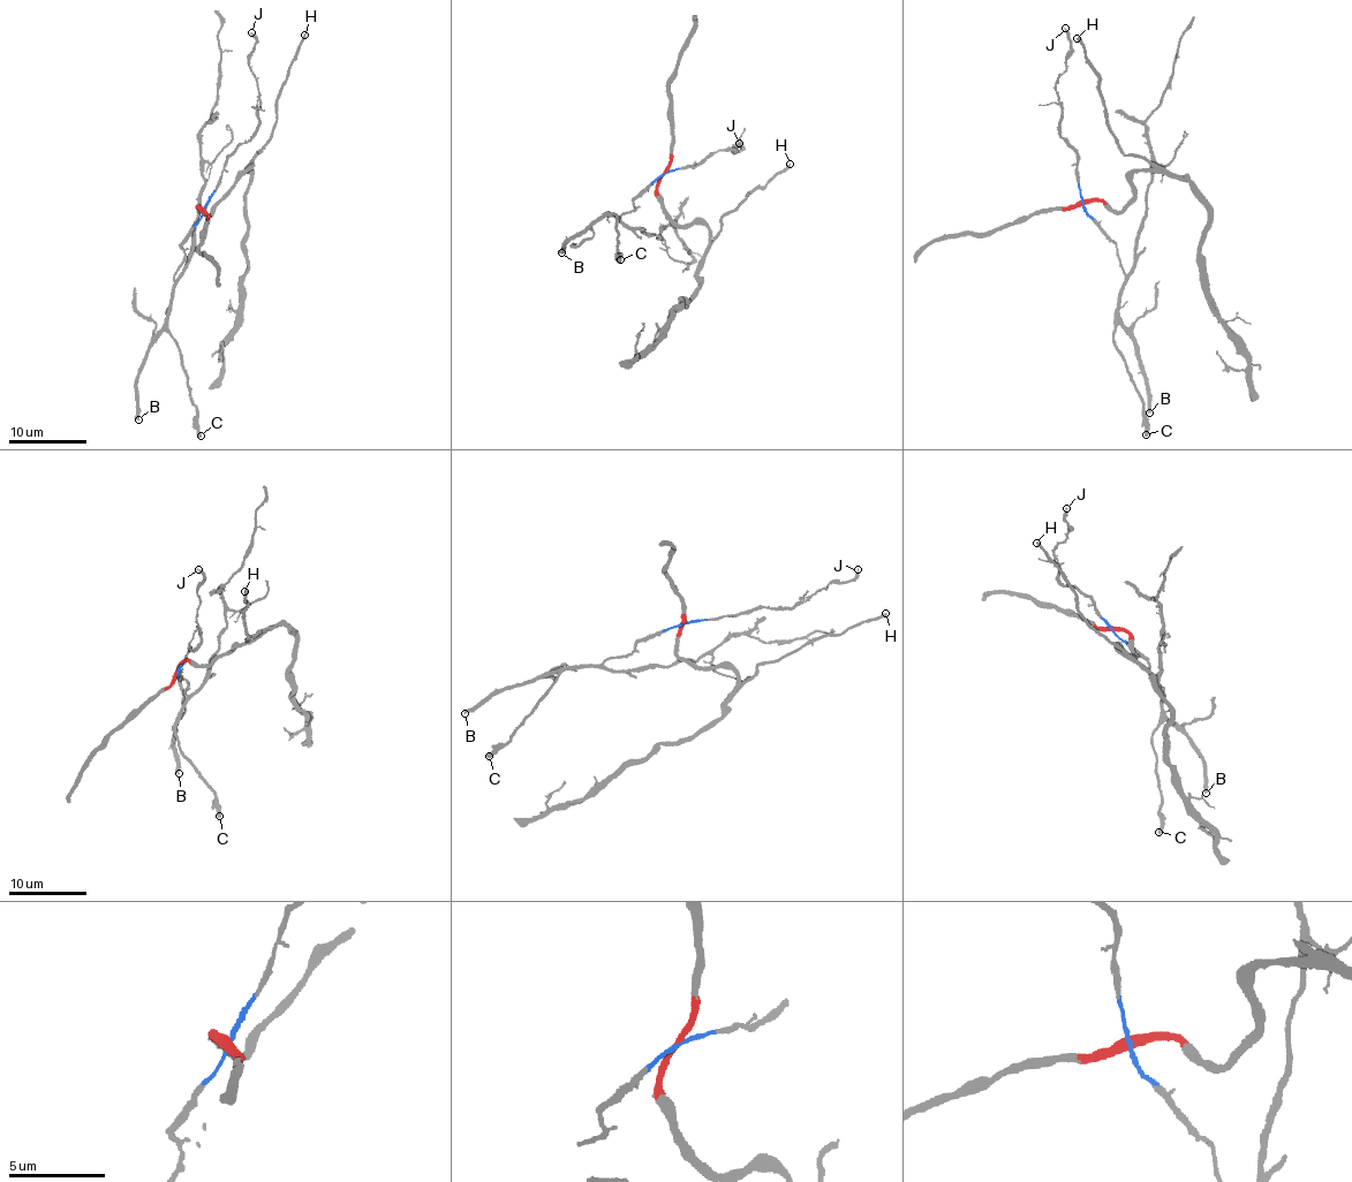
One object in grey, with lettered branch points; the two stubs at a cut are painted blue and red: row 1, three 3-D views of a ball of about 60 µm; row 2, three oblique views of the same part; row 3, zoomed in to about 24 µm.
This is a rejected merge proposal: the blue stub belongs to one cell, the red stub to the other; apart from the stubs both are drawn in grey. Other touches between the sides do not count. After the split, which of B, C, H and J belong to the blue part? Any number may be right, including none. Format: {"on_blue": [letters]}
{"on_blue": ["B", "C", "J"]}

